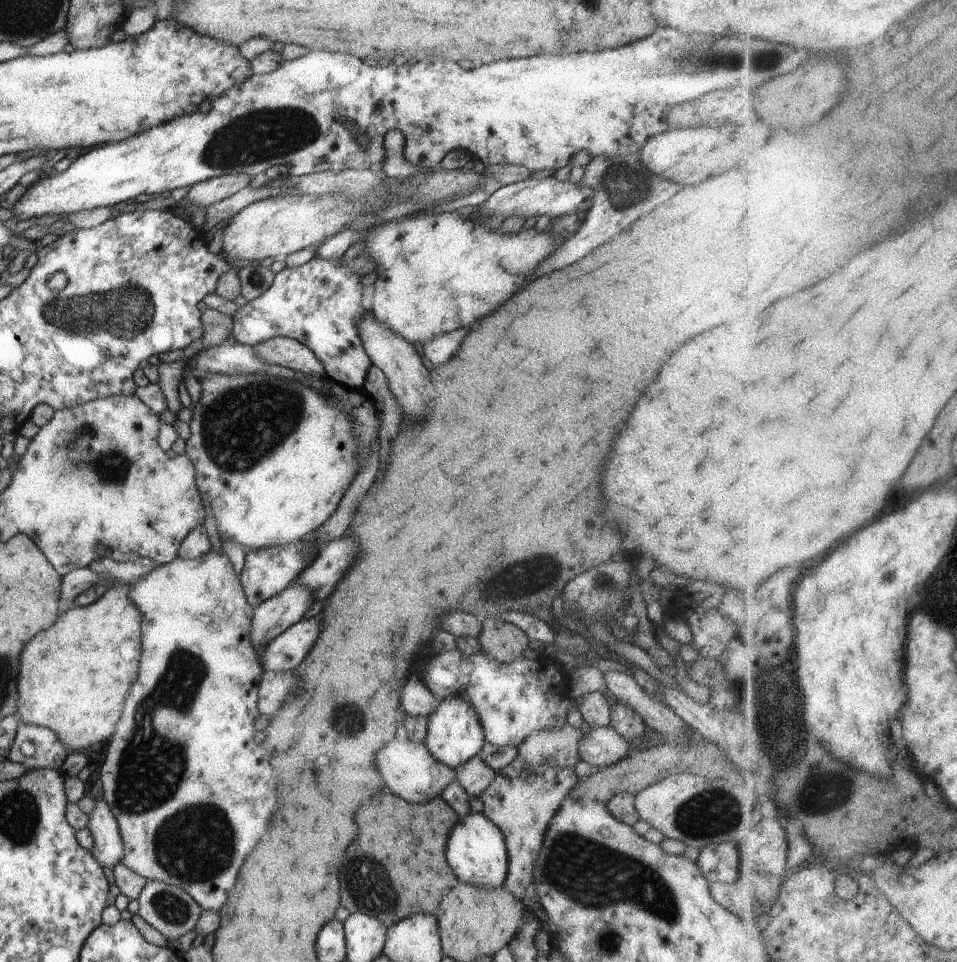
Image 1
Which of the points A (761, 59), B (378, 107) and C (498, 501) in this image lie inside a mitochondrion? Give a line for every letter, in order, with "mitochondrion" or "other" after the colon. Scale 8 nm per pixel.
A: mitochondrion
B: other
C: other

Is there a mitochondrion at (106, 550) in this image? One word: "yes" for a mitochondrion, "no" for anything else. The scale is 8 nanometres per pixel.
no

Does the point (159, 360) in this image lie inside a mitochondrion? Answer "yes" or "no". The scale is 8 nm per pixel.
no

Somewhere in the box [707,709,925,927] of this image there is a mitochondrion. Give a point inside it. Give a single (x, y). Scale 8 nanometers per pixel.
(824, 791)

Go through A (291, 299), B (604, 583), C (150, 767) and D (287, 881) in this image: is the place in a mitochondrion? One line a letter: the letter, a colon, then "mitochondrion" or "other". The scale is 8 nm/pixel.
A: other
B: mitochondrion
C: mitochondrion
D: other

